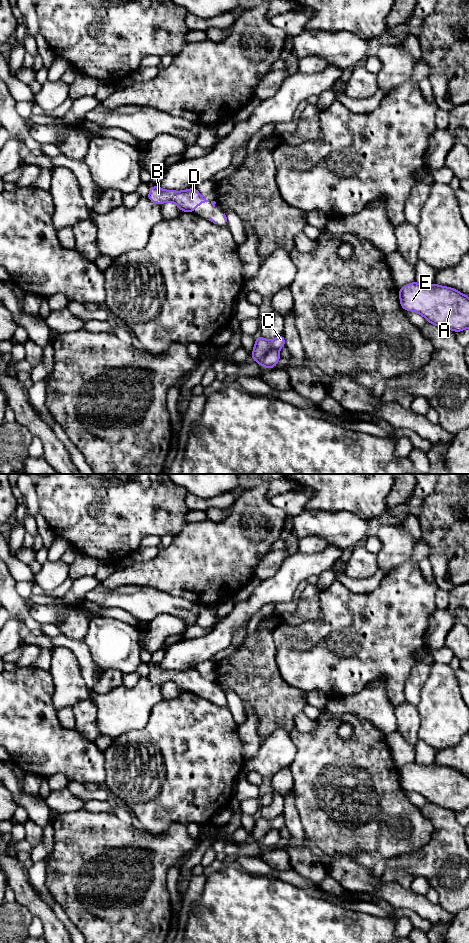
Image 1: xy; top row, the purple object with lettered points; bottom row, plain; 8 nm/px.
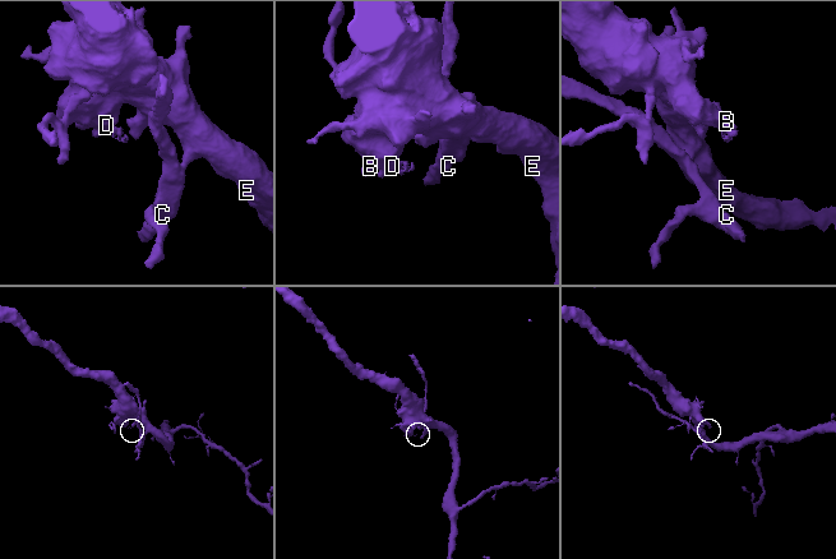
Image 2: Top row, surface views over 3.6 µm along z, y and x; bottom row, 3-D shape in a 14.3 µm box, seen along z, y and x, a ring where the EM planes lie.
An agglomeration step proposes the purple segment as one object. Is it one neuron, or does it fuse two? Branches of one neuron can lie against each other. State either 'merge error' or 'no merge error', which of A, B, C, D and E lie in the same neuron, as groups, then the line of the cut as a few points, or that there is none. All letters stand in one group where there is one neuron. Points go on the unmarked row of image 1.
merge error; A B D E / C; cut in xy along (278, 829), (272, 828), (258, 842)

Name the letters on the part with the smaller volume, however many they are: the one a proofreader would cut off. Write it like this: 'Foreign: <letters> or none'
Foreign: C

